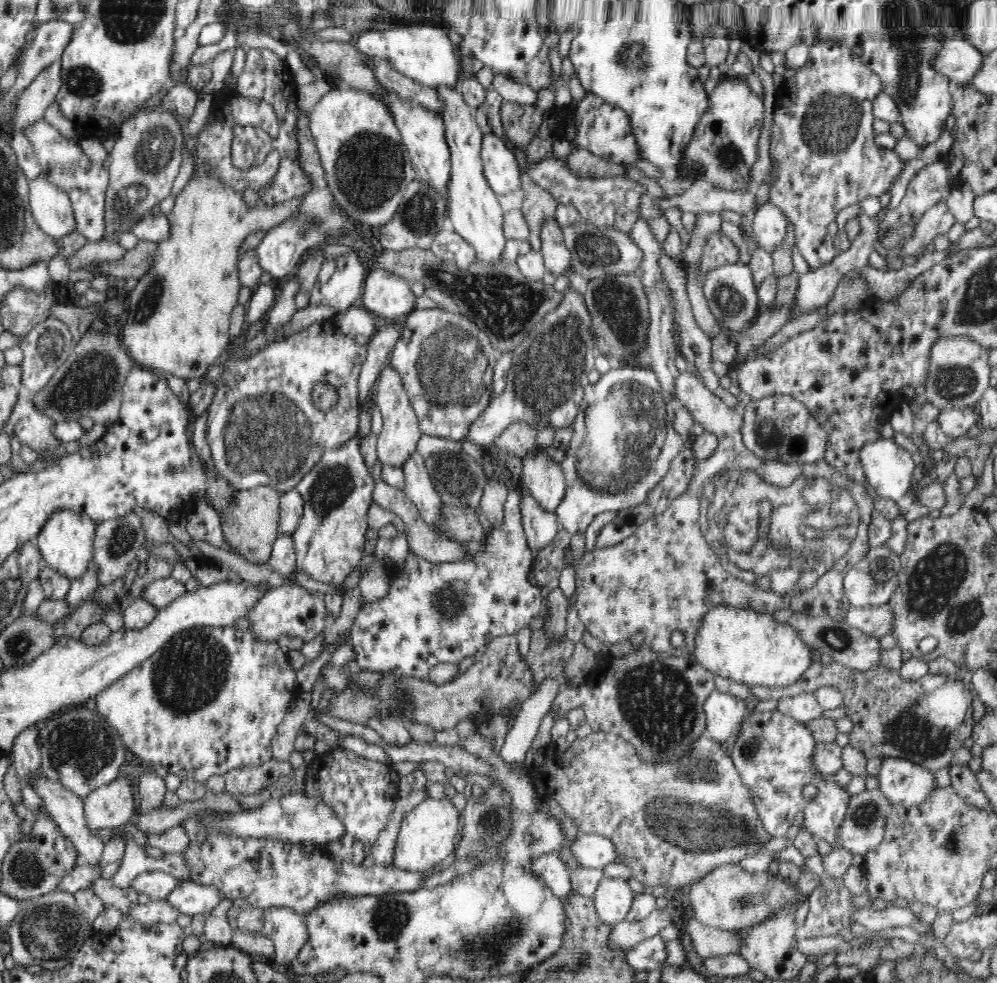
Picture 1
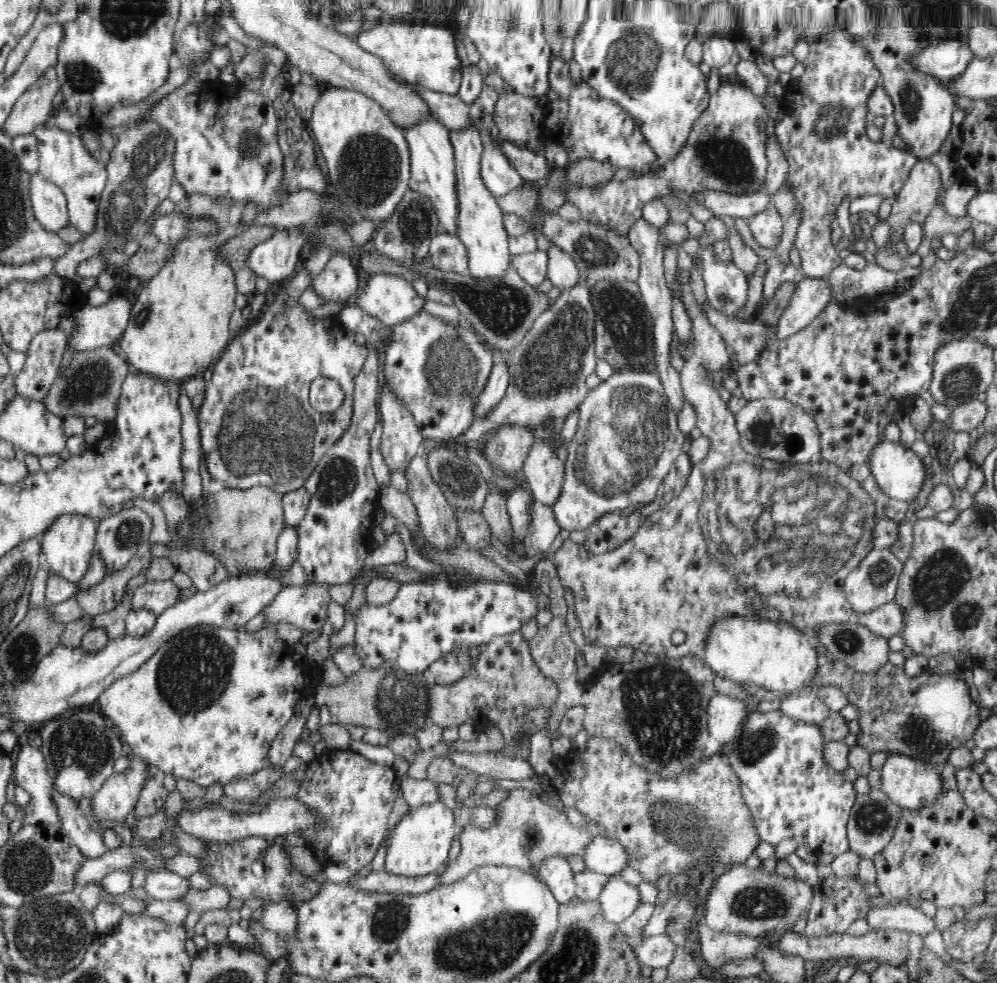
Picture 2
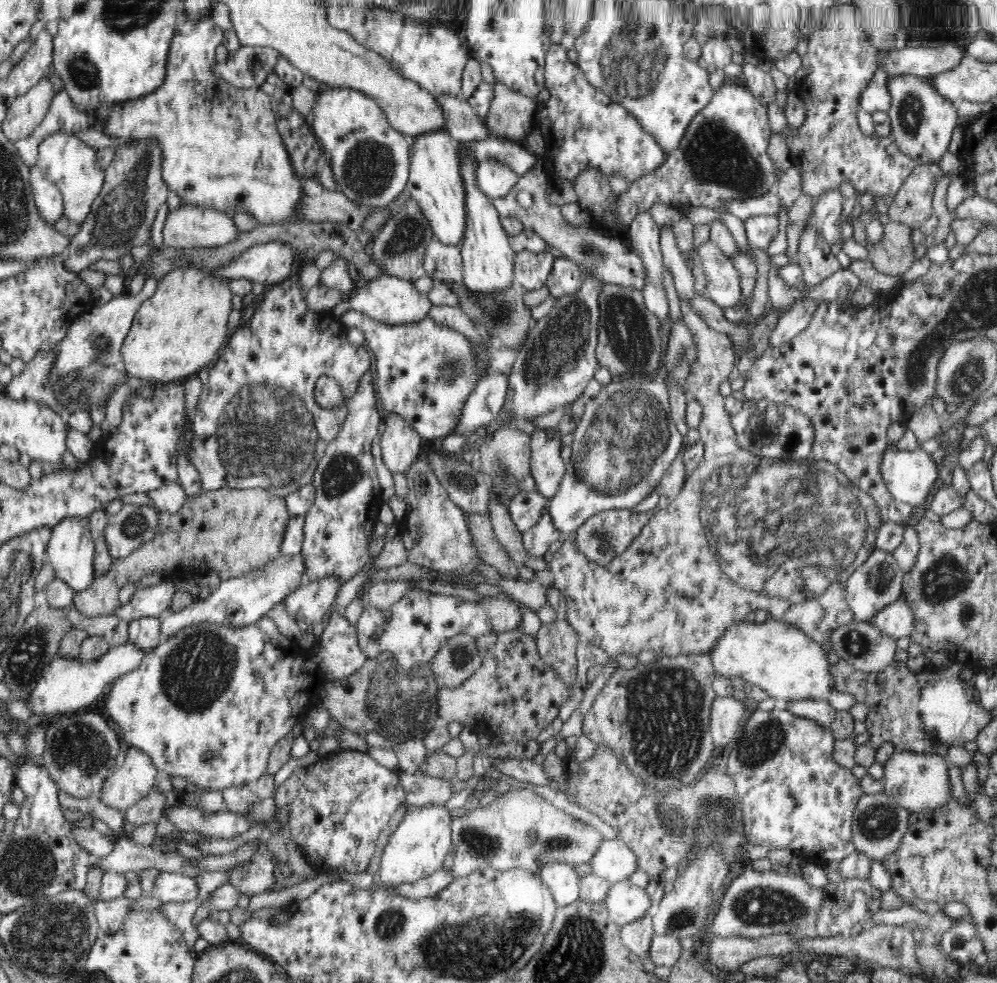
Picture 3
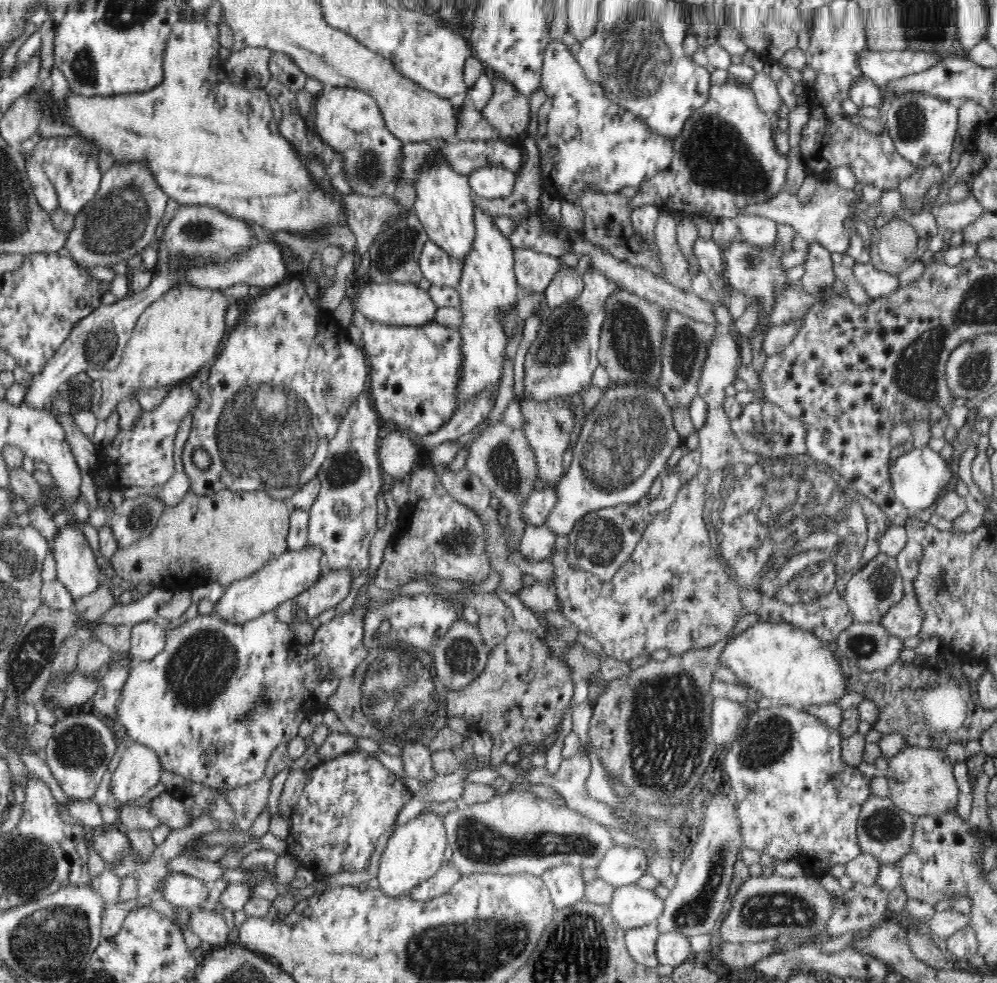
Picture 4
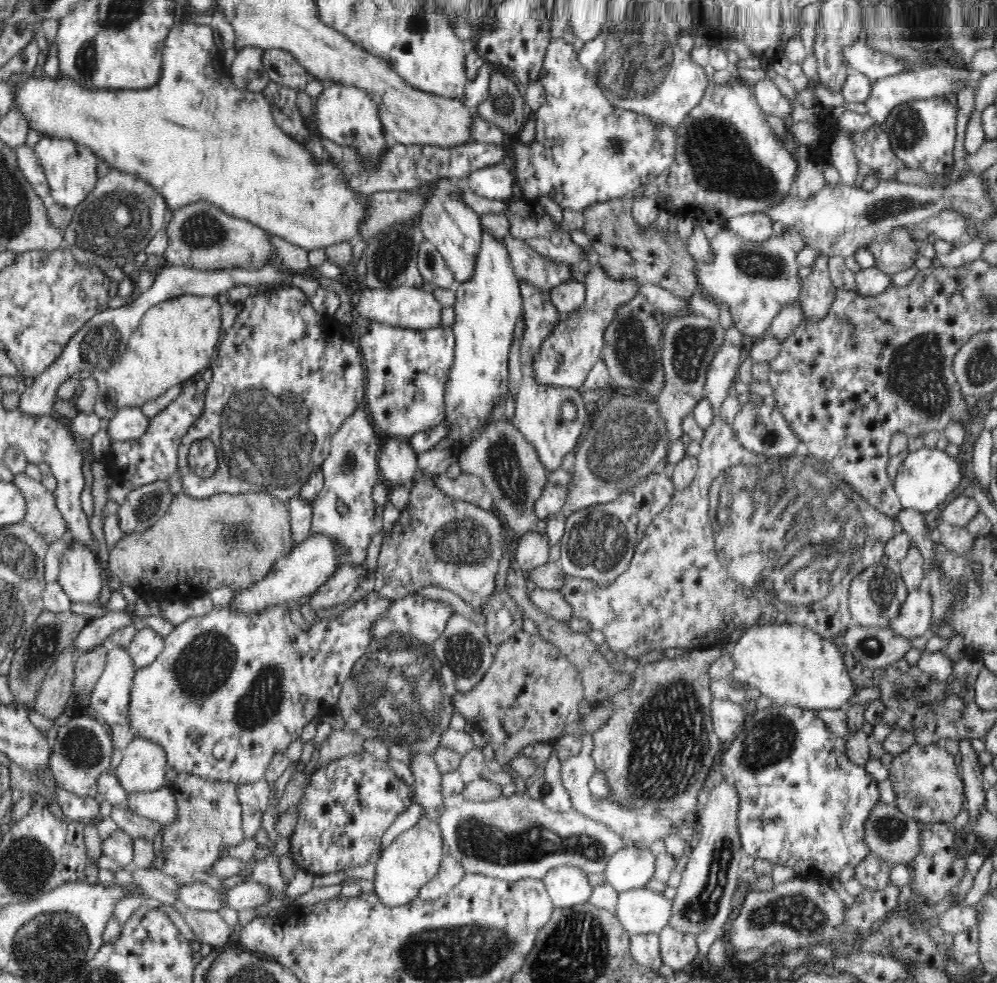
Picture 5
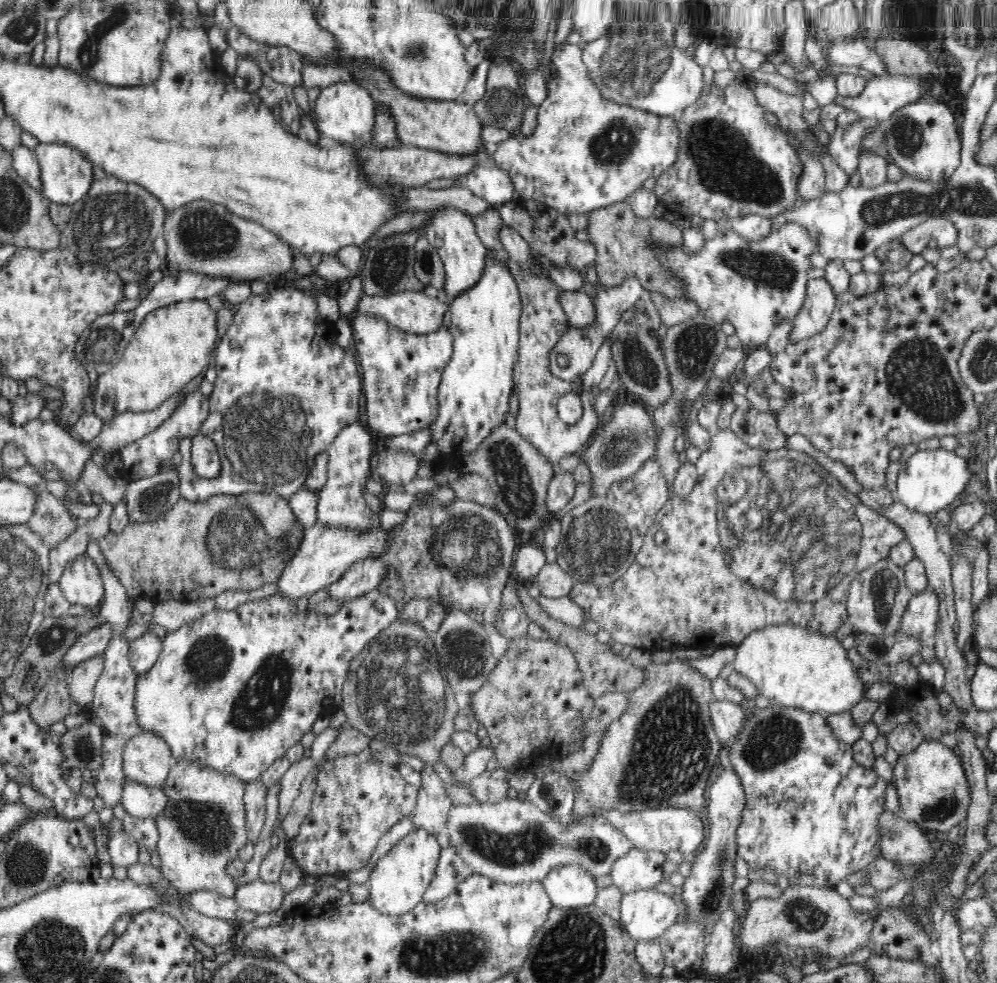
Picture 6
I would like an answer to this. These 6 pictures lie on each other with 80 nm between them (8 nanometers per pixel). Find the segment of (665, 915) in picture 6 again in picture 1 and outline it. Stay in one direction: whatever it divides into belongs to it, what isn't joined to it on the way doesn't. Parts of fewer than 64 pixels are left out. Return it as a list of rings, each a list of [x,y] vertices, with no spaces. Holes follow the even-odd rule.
[[[602,878],[593,896],[600,920],[609,926],[625,921],[634,903],[634,894],[627,881]]]

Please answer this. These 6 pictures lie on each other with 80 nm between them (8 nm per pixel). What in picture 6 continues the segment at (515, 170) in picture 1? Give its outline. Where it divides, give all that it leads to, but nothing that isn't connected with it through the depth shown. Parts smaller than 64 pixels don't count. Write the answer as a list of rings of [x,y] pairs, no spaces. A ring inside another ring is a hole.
[[[492,162],[472,169],[467,175],[467,185],[474,196],[498,207],[516,197],[510,175]]]

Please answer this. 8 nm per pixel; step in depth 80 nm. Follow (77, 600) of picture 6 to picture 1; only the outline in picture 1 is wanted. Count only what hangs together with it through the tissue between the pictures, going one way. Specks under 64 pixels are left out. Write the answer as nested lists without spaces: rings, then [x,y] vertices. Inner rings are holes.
[[[57,511],[50,516],[36,538],[41,556],[50,567],[70,580],[82,576],[92,561],[96,527],[97,523],[90,517],[80,516],[74,511]]]

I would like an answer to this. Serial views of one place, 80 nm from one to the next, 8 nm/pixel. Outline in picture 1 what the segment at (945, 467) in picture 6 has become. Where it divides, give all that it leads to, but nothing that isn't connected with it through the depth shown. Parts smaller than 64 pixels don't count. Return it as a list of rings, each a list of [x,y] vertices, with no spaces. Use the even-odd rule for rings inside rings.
[[[894,440],[867,443],[860,450],[860,459],[867,484],[874,487],[877,497],[898,502],[910,490],[916,457]]]

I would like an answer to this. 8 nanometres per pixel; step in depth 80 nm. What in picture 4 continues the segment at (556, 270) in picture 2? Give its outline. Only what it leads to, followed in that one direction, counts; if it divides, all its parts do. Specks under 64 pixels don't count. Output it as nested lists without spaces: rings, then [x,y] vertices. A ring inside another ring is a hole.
[[[560,266],[558,274],[554,276],[545,290],[545,301],[552,309],[560,308],[562,304],[566,304],[570,300],[576,300],[582,290],[582,277],[574,269]]]

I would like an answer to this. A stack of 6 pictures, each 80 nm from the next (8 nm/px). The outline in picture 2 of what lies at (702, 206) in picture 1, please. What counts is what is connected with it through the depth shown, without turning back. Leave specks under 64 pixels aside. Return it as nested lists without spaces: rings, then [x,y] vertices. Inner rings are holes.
[[[702,190],[700,194],[696,194],[692,198],[717,216],[731,216],[744,220],[758,214],[758,212],[762,212],[762,210],[766,210],[773,203],[772,197],[764,191],[738,195]]]

